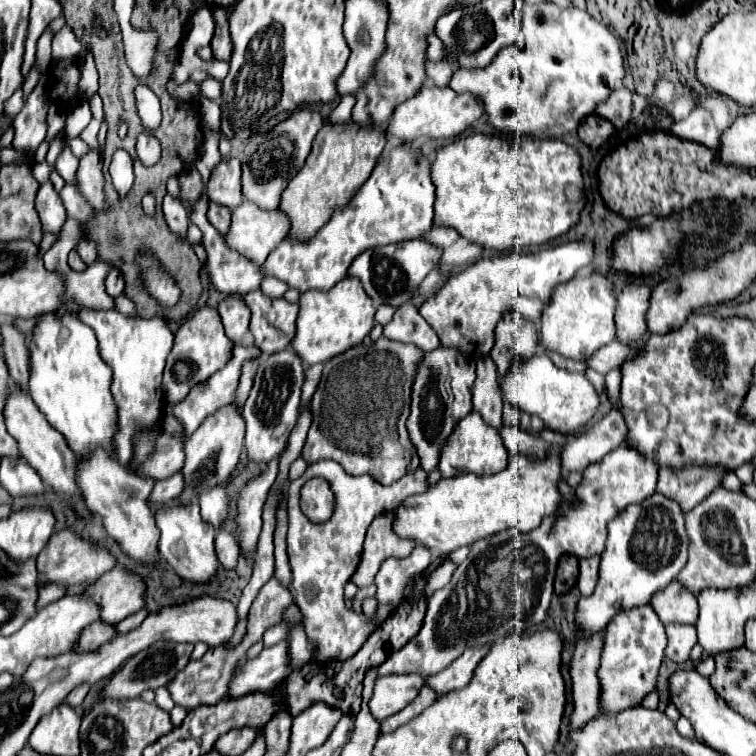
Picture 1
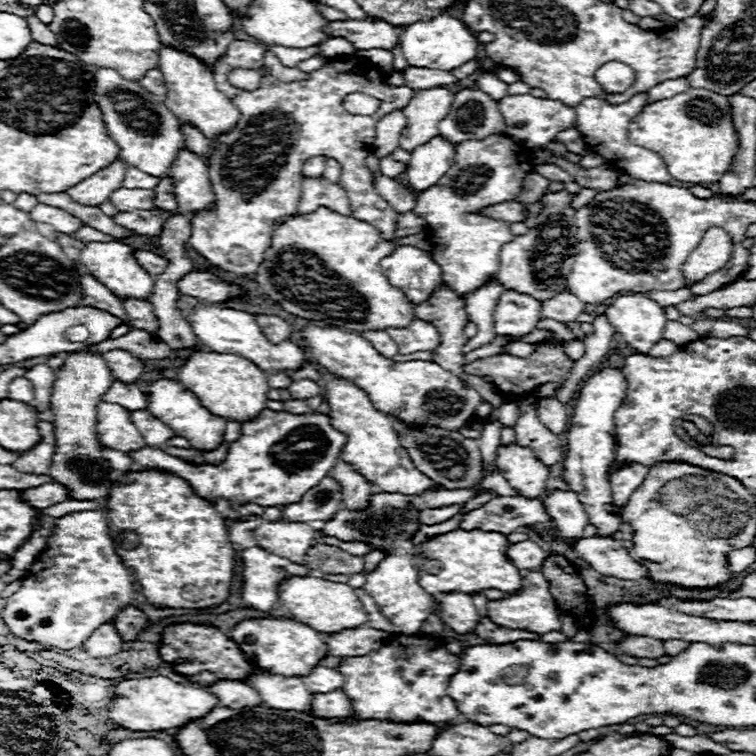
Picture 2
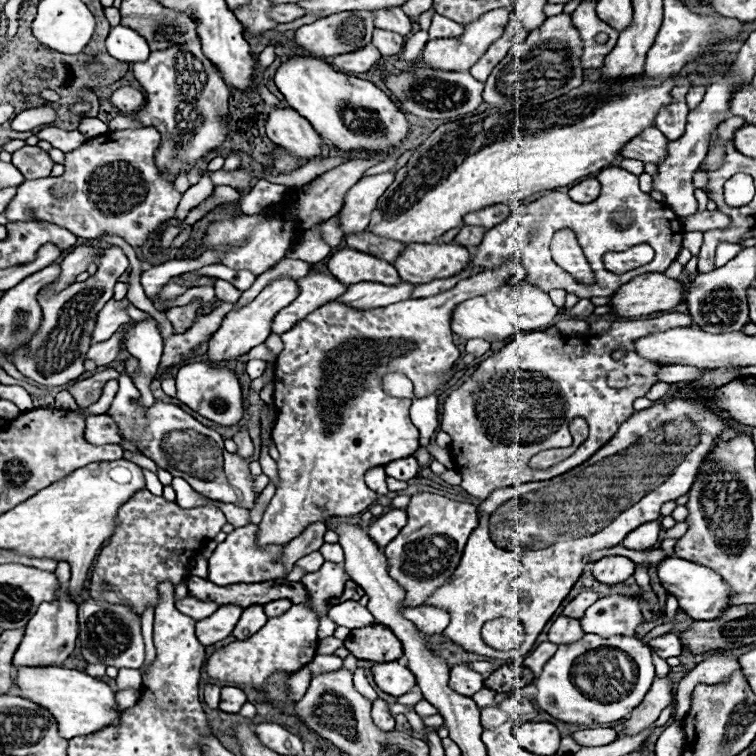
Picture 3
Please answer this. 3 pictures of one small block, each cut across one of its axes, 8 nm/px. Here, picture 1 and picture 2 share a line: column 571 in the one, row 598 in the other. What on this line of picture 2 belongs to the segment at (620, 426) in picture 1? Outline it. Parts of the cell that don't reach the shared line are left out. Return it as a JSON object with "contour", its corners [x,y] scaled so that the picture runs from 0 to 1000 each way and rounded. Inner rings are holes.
{"contour":[[[587,786],[579,794],[579,815],[595,828],[603,839],[624,839],[632,828],[632,810],[627,804],[622,786]]]}

